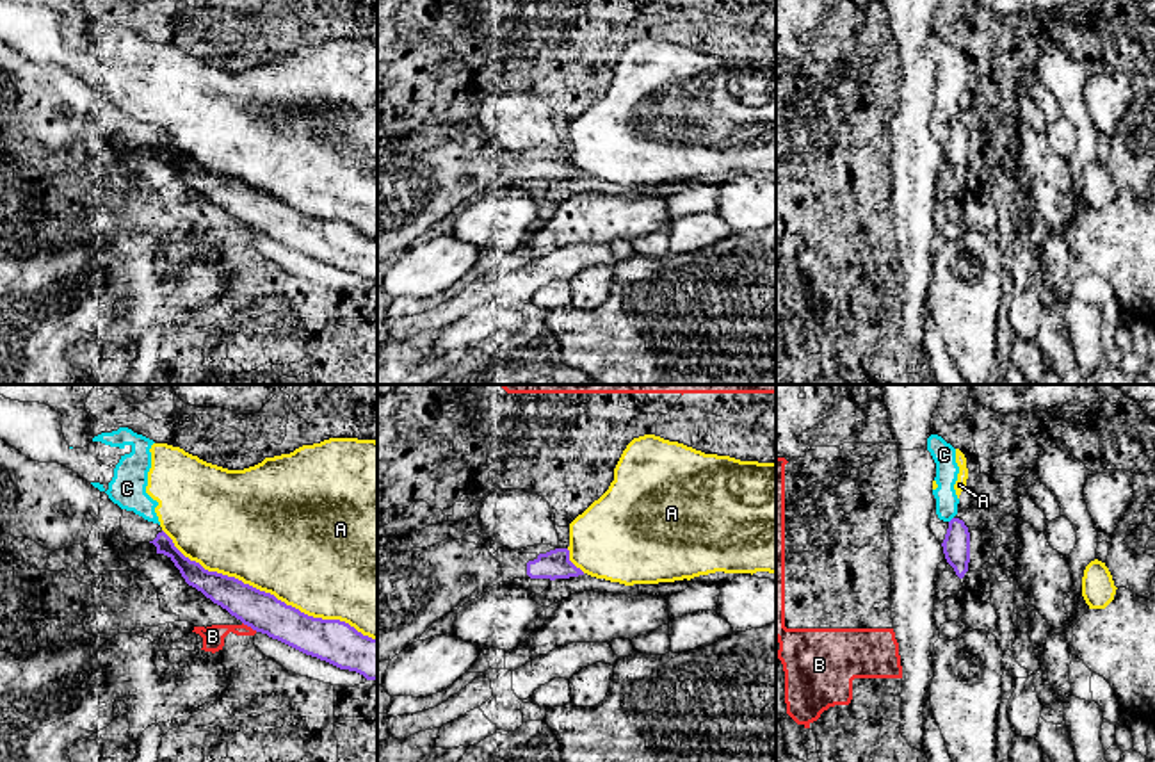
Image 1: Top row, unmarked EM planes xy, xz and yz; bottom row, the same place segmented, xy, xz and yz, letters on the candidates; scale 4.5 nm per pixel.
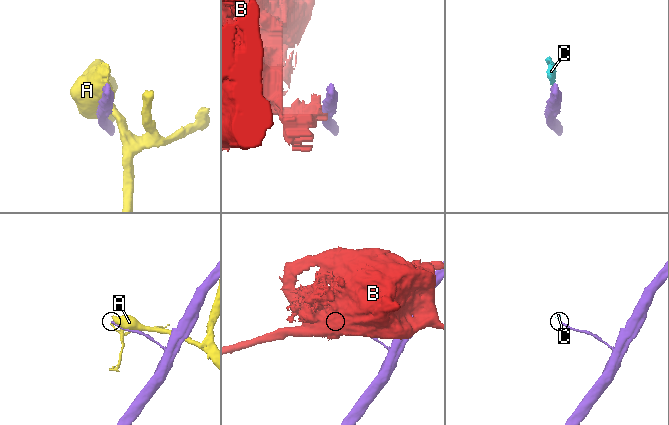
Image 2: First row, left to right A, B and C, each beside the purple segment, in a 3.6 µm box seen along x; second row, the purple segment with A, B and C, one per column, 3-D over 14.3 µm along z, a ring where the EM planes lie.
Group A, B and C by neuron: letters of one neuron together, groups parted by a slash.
A C / B

